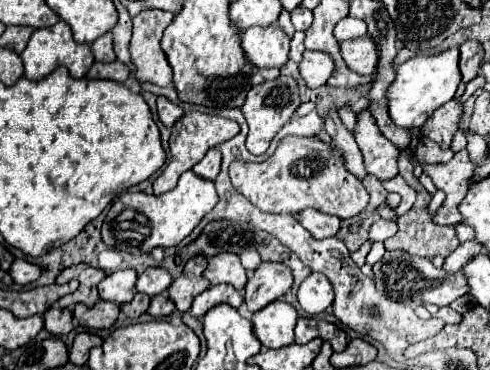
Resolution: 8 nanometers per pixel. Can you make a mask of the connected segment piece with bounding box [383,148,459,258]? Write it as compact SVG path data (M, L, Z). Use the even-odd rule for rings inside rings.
M411 148L401 152L401 158L399 158L399 174L405 178L405 182L417 192L417 200L413 204L413 208L407 212L407 222L405 222L405 216L399 218L399 230L393 238L385 240L385 250L403 250L411 256L425 256L425 258L434 258L435 256L449 256L457 246L459 246L459 240L455 236L455 230L451 226L437 226L431 222L431 216L427 212L427 204L431 200L431 194L419 184L419 180L413 176L413 164L411 164Z

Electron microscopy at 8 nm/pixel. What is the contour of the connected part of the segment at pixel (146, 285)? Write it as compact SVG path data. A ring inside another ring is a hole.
M153 266L153 268L147 268L147 270L139 276L139 280L137 280L137 290L143 292L143 294L149 294L149 296L157 296L157 294L165 292L171 282L173 282L173 278L171 278L171 274L169 274L165 268Z

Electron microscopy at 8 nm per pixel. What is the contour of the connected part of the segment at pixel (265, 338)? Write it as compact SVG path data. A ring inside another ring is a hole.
M277 300L263 310L255 312L251 318L253 334L265 348L283 348L293 344L293 328L297 322L297 312L285 300Z

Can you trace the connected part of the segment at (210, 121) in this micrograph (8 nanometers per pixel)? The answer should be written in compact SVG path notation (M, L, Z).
M191 112L191 114L185 114L171 130L171 138L169 138L169 150L171 150L171 160L169 164L165 166L165 170L161 172L161 176L153 182L153 190L155 194L165 194L169 190L173 190L177 186L177 180L183 172L191 170L203 156L209 148L215 148L219 146L221 142L225 140L231 140L235 134L239 132L239 124L233 122L233 120L227 120L227 118L221 118L221 116L215 116L215 114L203 114L203 112Z

